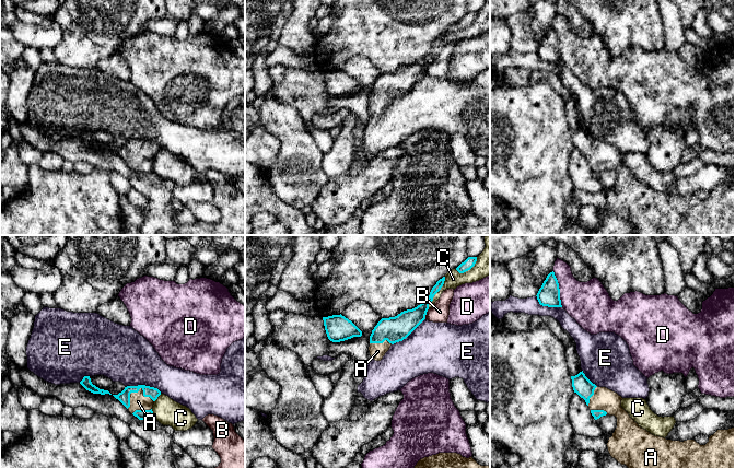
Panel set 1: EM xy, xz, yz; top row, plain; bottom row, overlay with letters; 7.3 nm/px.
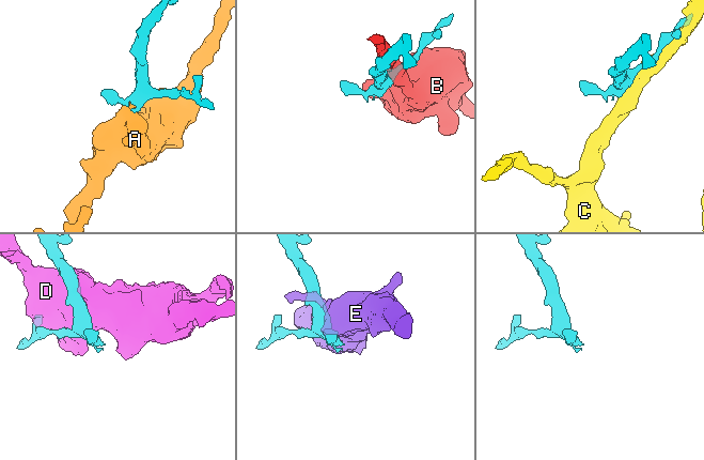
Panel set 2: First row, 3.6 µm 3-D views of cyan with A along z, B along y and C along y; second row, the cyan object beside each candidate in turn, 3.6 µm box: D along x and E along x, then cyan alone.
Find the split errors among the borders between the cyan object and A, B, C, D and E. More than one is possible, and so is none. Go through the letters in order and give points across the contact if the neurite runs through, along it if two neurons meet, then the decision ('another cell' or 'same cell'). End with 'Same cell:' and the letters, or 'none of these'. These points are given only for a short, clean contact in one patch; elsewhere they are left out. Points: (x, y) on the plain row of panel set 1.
A: way xy (124, 152), (136, 147), (138, 156); same cell
B: another cell
C: another cell
D: another cell
E: another cell
Same cell: A

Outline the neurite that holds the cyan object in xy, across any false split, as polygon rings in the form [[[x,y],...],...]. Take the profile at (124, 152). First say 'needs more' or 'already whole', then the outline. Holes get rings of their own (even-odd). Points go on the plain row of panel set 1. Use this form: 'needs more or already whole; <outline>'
needs more; [[[138,140],[127,141],[118,150],[113,150],[118,154],[131,169],[139,175],[145,175],[153,171],[153,160],[161,147],[158,143]]]

